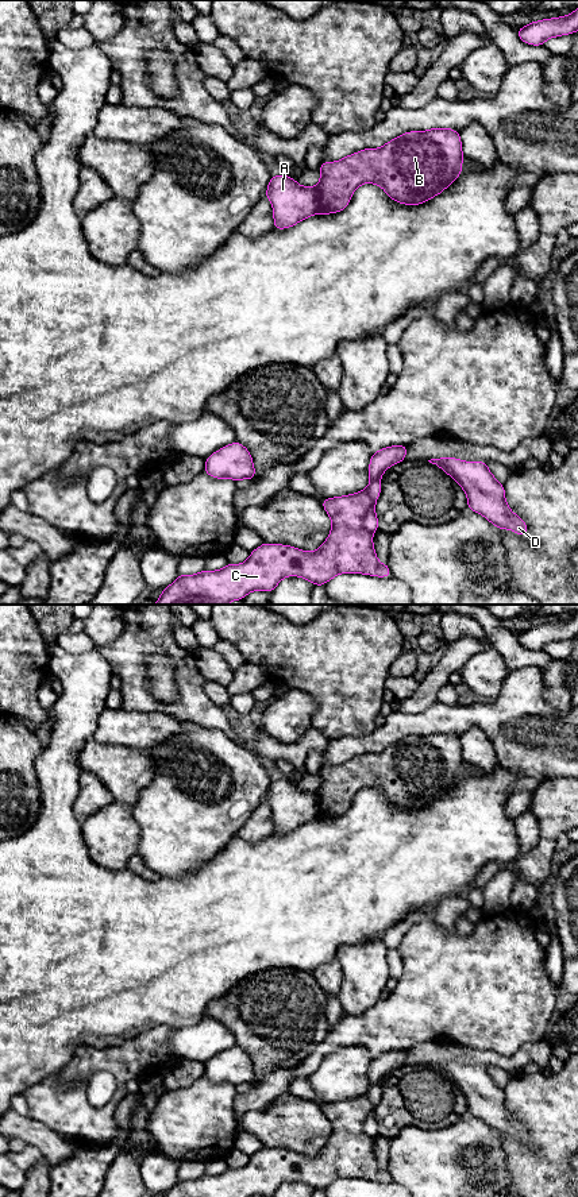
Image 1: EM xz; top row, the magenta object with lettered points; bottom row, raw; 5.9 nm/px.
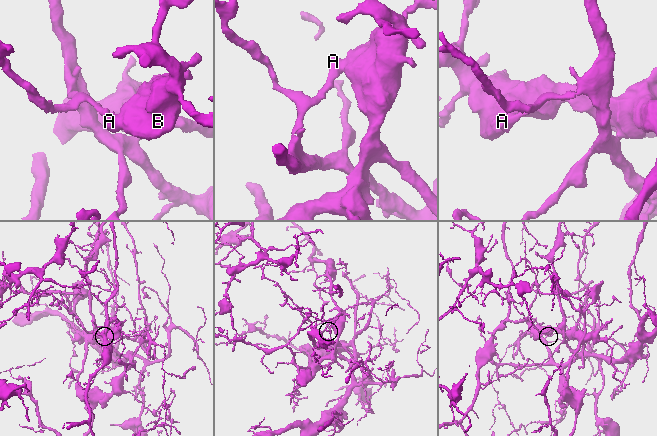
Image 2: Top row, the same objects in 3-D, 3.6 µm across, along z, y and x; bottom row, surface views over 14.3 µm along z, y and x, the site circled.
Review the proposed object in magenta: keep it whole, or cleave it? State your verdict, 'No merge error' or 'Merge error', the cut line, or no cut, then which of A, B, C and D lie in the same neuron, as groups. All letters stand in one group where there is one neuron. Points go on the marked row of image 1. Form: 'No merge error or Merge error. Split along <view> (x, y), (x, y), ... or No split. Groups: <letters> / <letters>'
Merge error. Split along xz (366, 489), (372, 505), (363, 517), (363, 526), (372, 533). Groups: A / B C D

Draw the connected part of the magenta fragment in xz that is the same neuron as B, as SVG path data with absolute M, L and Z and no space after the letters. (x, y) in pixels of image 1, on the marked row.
M452 128L409 131L379 148L362 148L319 167L319 213L338 213L362 184L379 185L390 200L420 205L447 189L463 171L462 142Z

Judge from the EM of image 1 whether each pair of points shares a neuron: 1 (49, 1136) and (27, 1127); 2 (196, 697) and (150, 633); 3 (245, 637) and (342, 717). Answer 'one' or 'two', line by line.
1: one
2: one
3: one

